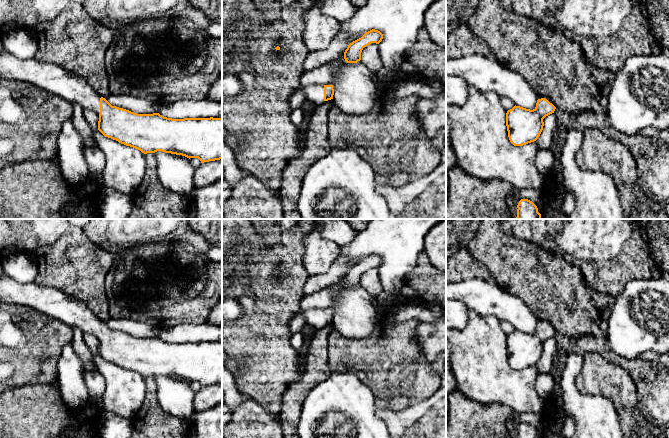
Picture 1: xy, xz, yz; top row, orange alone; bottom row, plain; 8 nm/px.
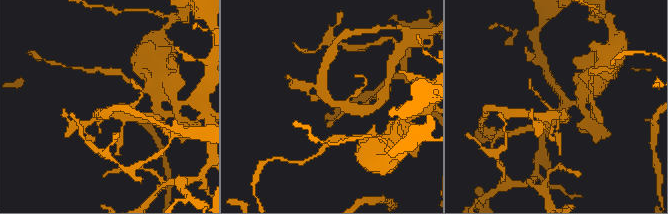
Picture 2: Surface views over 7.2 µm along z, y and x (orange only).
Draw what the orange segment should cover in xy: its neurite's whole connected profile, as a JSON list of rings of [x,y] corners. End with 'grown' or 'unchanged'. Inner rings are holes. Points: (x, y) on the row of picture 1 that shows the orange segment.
[[[6,51],[0,53],[0,78],[37,86],[71,103],[78,103],[83,108],[95,111],[99,116],[98,130],[105,137],[138,149],[144,154],[162,151],[189,159],[198,158],[201,163],[222,159],[222,117],[172,119],[159,113],[137,114],[112,106],[85,79],[61,66],[35,58],[21,60]]] | grown

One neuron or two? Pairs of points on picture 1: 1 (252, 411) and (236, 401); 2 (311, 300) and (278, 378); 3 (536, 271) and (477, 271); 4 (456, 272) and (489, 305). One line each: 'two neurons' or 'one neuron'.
1: two neurons
2: two neurons
3: two neurons
4: two neurons

